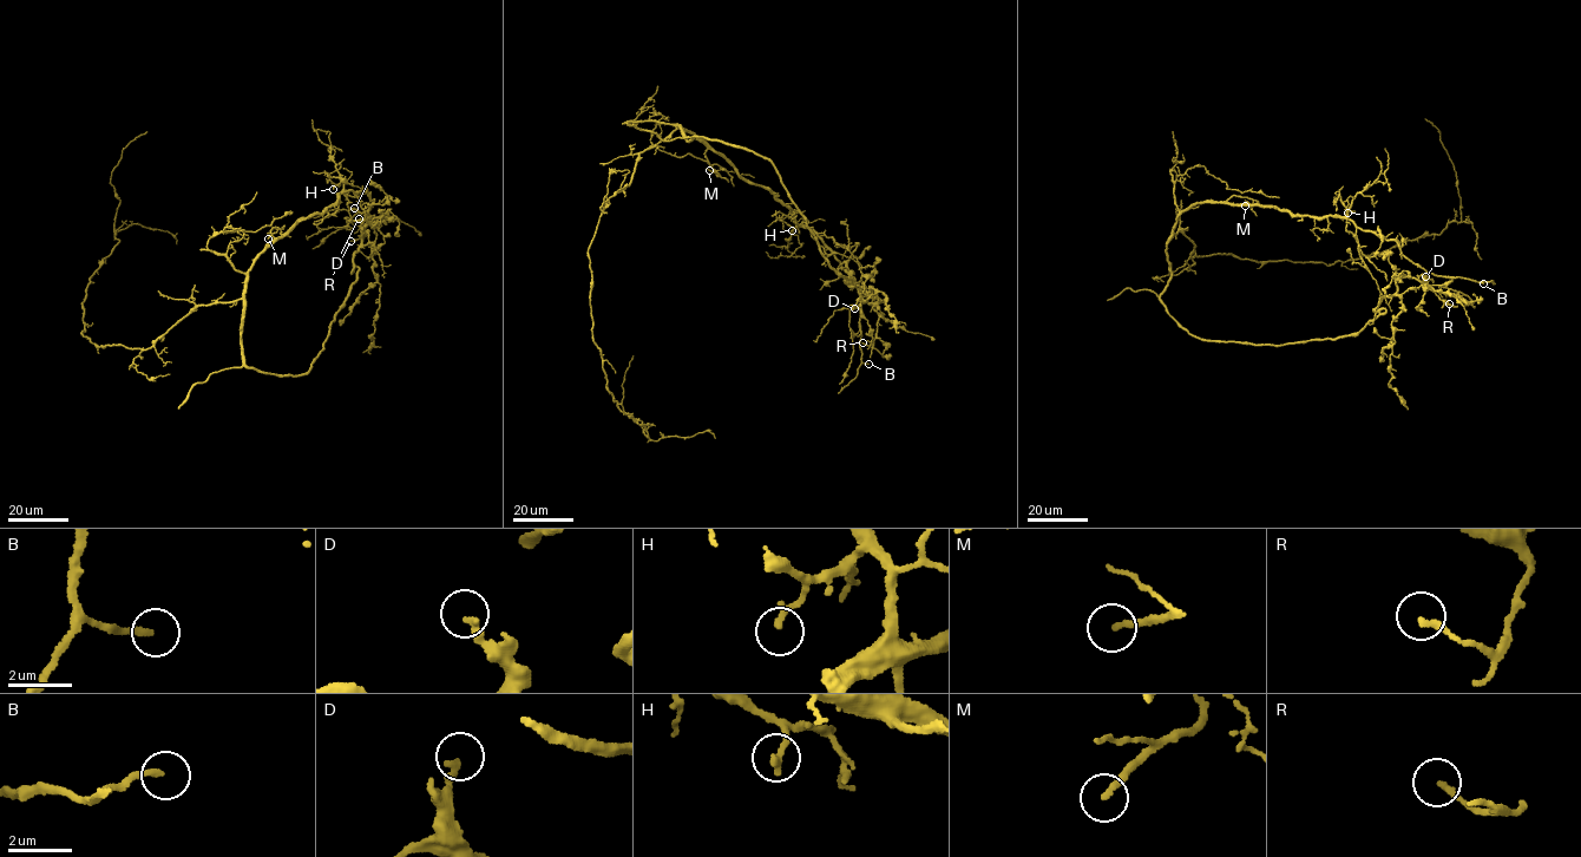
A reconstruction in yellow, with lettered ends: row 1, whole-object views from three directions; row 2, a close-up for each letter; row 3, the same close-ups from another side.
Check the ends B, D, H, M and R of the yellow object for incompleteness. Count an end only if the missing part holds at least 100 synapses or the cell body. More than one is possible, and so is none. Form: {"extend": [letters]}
{"extend": []}

